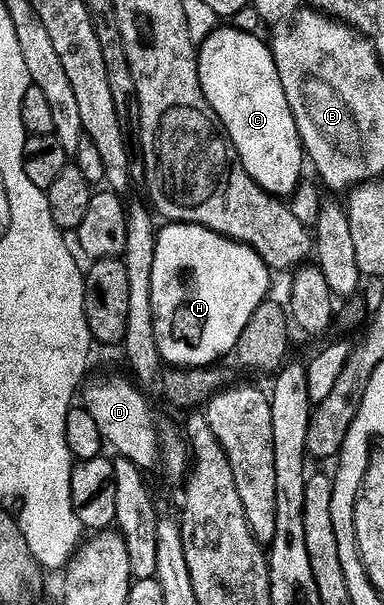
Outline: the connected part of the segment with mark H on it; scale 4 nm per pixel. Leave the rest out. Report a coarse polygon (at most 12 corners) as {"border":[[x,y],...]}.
{"border":[[157,231],[156,346],[171,367],[235,351],[269,299],[256,250]]}

